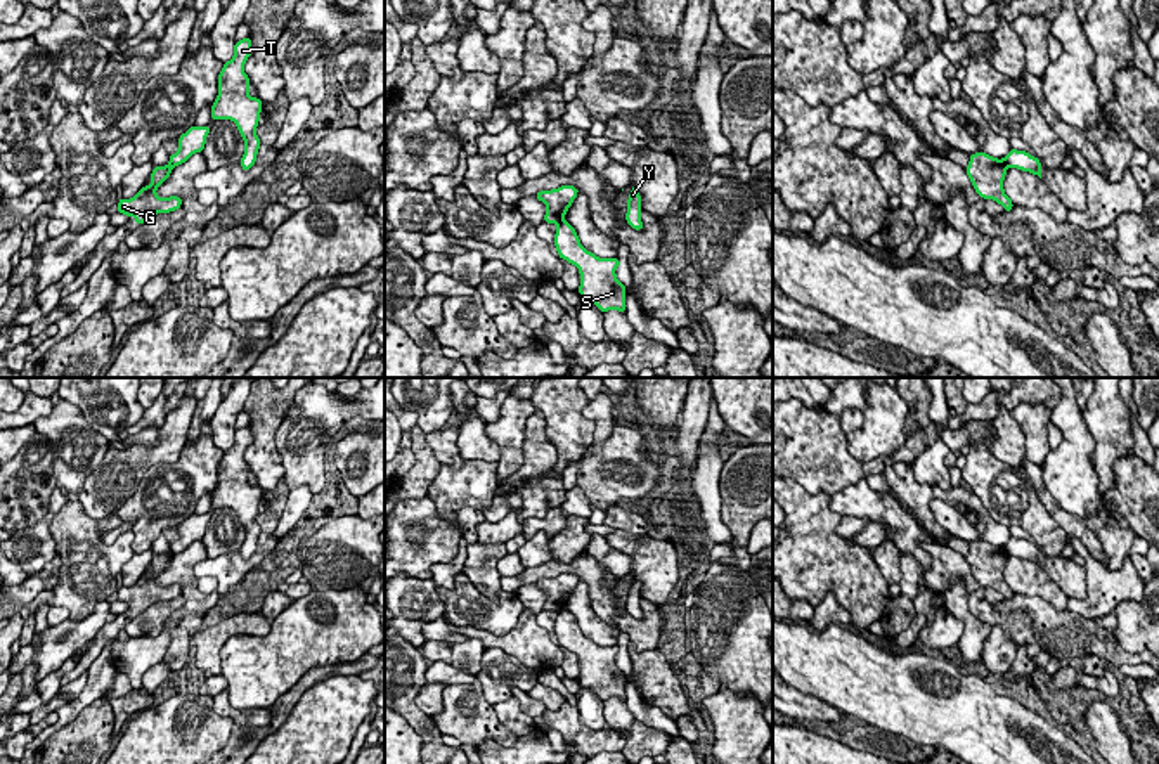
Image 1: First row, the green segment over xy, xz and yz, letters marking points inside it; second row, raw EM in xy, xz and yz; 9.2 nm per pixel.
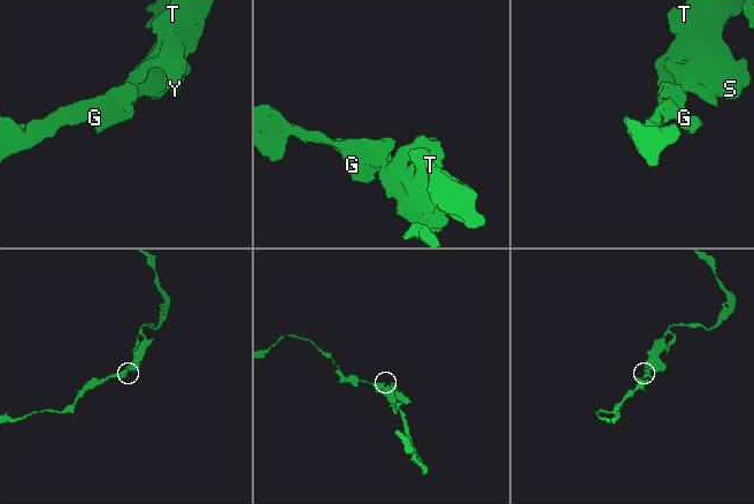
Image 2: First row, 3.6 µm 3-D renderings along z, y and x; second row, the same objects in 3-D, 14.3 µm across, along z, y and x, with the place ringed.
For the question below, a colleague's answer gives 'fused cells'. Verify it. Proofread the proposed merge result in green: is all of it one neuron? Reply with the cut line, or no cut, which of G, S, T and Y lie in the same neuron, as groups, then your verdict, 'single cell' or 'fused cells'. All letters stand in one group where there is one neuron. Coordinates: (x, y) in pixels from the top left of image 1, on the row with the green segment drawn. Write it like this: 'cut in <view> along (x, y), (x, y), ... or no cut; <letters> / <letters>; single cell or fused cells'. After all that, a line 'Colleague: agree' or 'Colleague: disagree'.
cut in yz along (1002, 160), (1009, 167); G / S T Y; fused cells
Colleague: agree

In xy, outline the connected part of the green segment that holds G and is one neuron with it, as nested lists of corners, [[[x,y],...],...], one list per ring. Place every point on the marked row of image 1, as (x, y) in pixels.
[[[172,165],[156,166],[151,173],[151,184],[144,185],[133,197],[118,201],[118,213],[133,217],[137,225],[142,225],[158,213],[170,213],[182,206],[182,197],[170,196],[166,199],[156,194],[156,189],[165,184],[172,173]]]

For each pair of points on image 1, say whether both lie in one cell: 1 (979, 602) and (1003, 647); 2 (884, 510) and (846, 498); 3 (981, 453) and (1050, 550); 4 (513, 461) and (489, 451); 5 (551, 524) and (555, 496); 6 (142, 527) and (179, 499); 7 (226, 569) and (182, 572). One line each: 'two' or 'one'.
1: two
2: one
3: one
4: two
5: two
6: one
7: two

